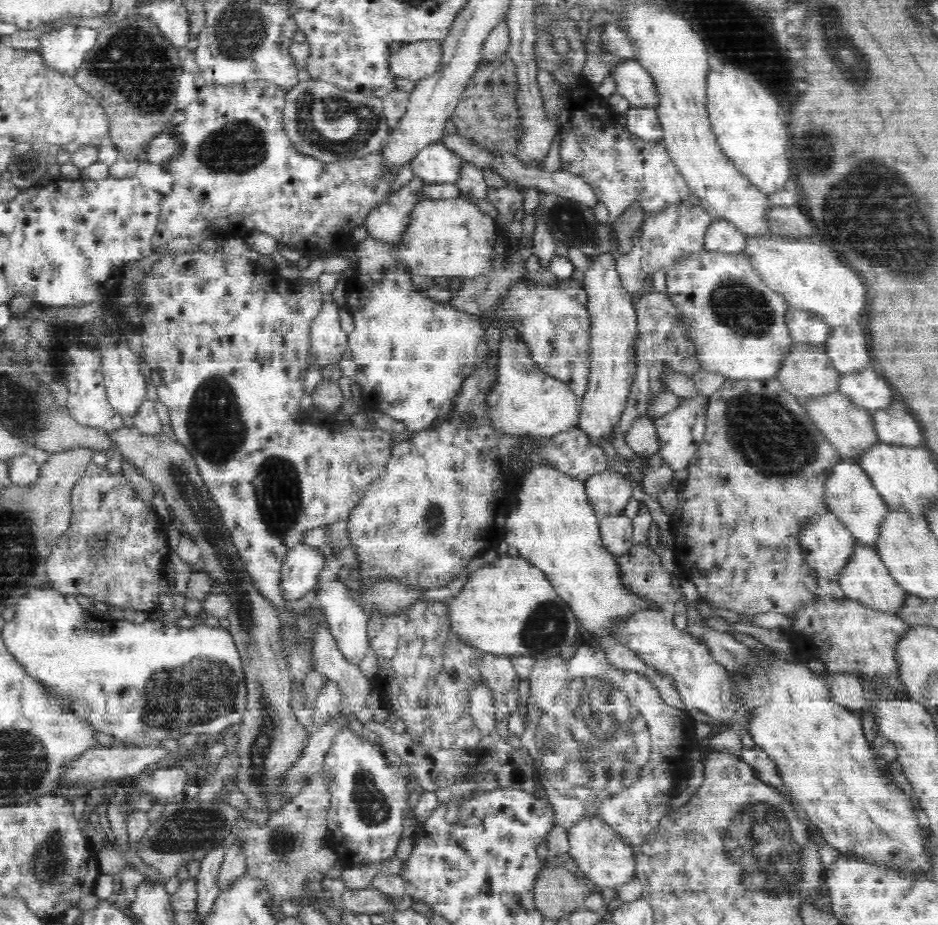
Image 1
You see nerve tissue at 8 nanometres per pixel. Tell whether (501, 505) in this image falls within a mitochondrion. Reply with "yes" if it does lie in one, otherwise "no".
no

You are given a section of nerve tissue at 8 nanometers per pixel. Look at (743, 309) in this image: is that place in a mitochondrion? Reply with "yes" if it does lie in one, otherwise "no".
yes

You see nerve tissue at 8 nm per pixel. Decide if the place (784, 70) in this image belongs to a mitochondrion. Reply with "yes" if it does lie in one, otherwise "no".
yes

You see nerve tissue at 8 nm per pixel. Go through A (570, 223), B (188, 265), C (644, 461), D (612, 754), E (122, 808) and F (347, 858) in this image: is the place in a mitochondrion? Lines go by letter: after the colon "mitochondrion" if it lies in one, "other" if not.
A: mitochondrion
B: other
C: other
D: mitochondrion
E: other
F: other

